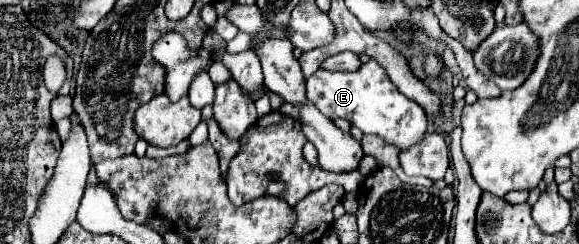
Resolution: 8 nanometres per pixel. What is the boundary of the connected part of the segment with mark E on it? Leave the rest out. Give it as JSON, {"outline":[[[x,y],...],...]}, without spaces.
{"outline":[[[375,60],[361,64],[355,72],[317,70],[309,80],[311,80],[311,102],[331,120],[345,118],[361,132],[379,134],[389,144],[395,144],[399,150],[417,144],[427,134],[425,110],[417,102],[405,98],[395,88],[395,84],[391,84],[389,76]]]}

